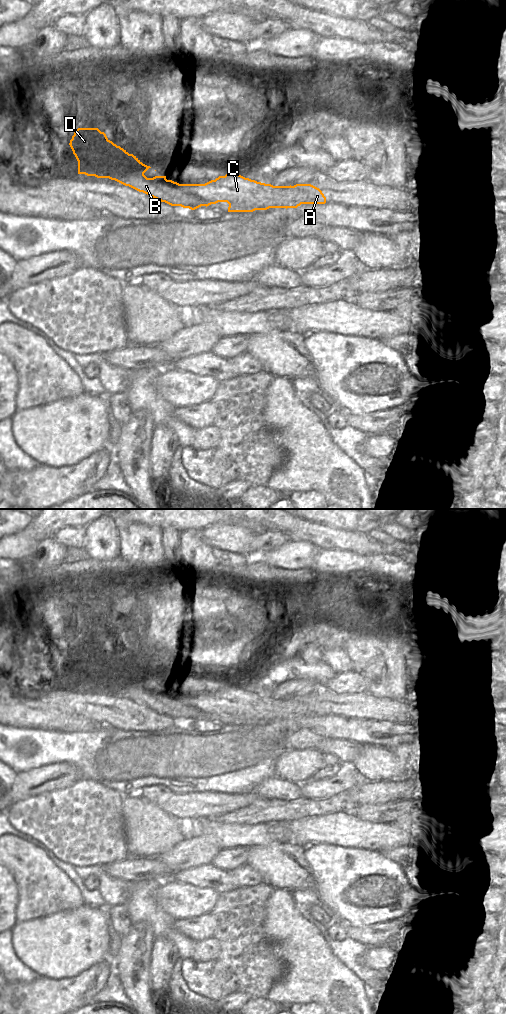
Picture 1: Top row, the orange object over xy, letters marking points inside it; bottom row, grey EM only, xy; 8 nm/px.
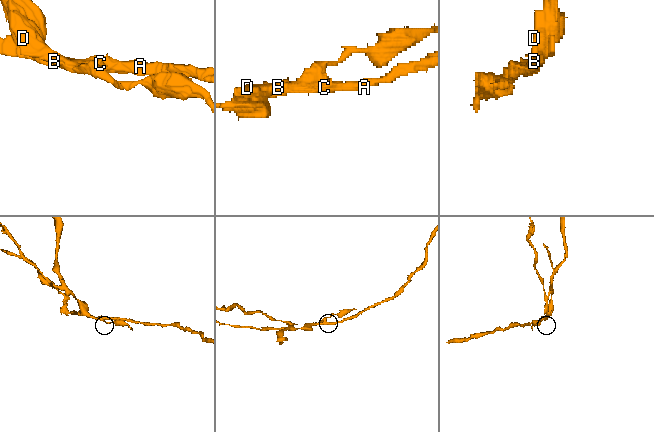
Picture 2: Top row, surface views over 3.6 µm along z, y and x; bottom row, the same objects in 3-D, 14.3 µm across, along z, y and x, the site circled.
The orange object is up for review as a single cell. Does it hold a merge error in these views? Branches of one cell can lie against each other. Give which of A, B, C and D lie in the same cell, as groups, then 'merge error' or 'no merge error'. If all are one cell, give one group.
A C / B D | merge error

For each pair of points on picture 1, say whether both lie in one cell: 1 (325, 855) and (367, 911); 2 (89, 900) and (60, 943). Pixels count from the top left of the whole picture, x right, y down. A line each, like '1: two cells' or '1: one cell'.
1: one cell
2: two cells

